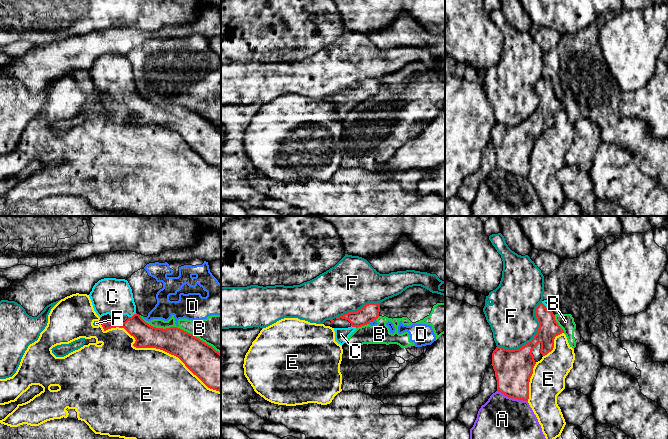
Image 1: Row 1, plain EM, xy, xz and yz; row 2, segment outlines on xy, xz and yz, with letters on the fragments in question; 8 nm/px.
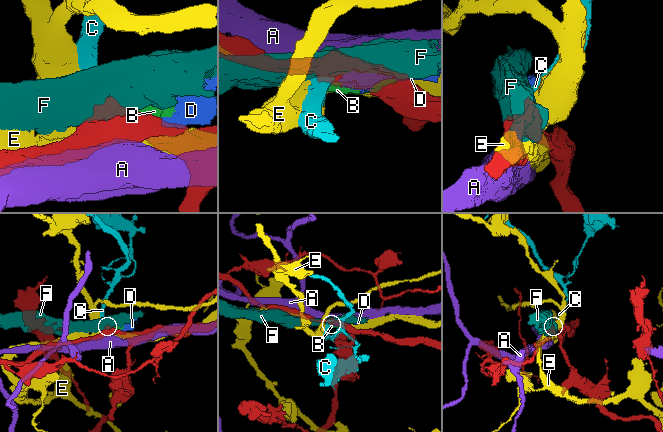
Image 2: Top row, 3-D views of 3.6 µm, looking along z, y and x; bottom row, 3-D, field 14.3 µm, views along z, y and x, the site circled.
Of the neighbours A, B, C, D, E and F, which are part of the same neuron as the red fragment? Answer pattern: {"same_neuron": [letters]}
{"same_neuron": ["C"]}

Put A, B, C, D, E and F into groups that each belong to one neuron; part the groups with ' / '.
A / B D / C / E / F

